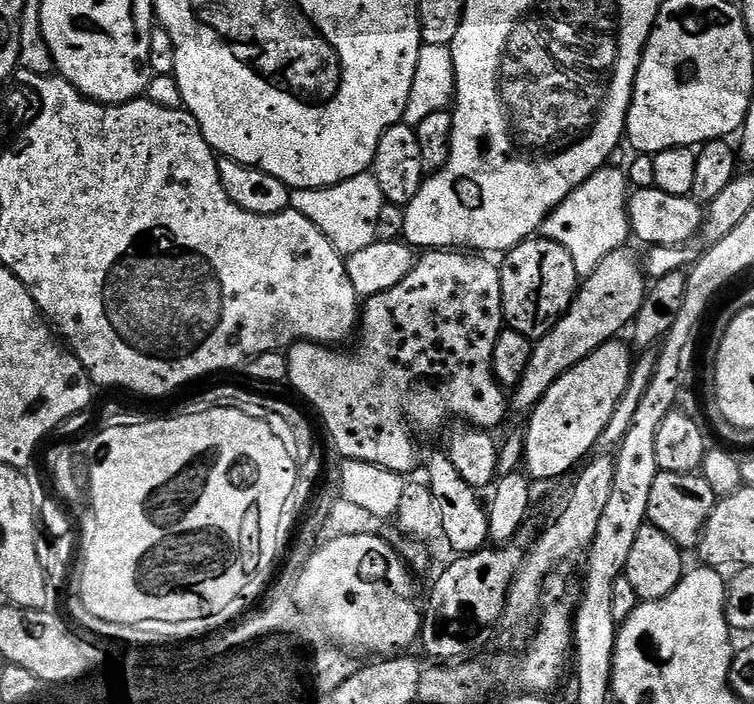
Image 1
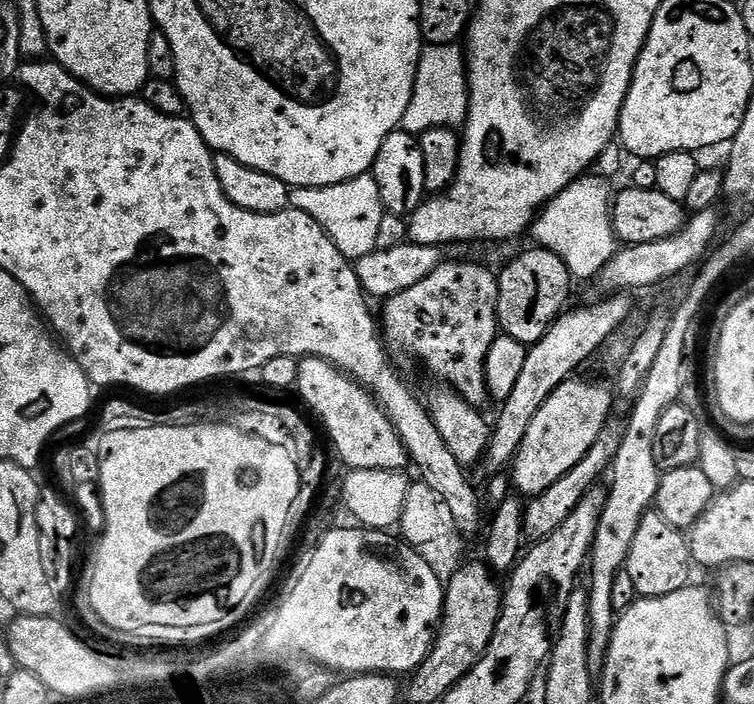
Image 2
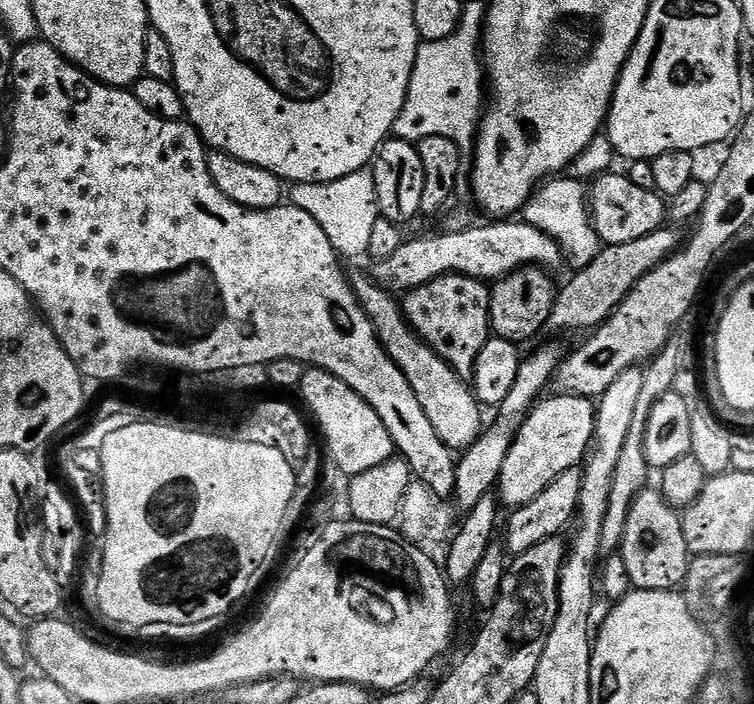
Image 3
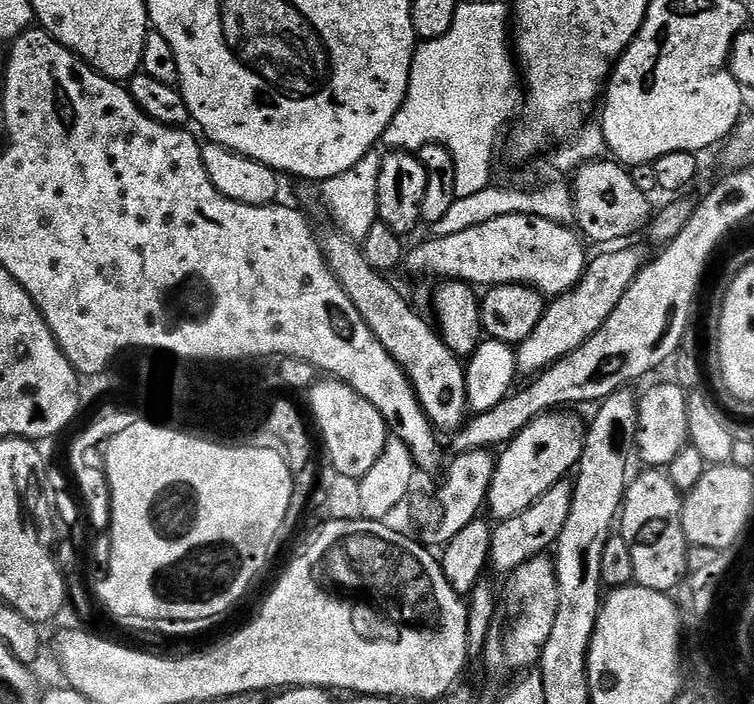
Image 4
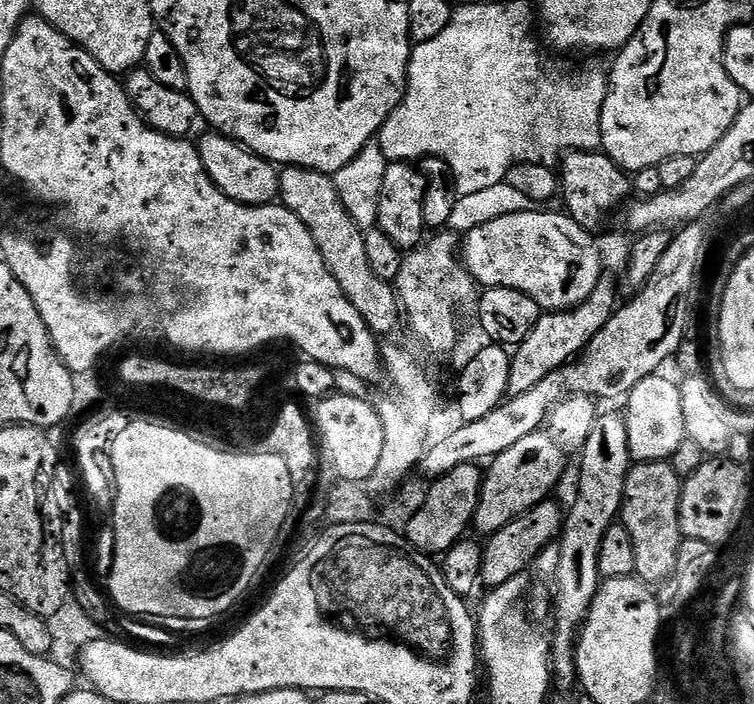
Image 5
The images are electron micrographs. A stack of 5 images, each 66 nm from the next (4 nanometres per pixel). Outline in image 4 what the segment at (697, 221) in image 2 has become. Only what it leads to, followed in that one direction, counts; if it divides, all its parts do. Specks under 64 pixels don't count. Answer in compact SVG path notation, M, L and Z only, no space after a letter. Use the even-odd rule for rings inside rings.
M628 246L601 251L604 252L601 256L593 255L575 288L547 301L538 326L530 330L530 338L515 345L516 370L521 377L537 377L564 356L578 350L603 326L646 263L642 249L624 247Z

